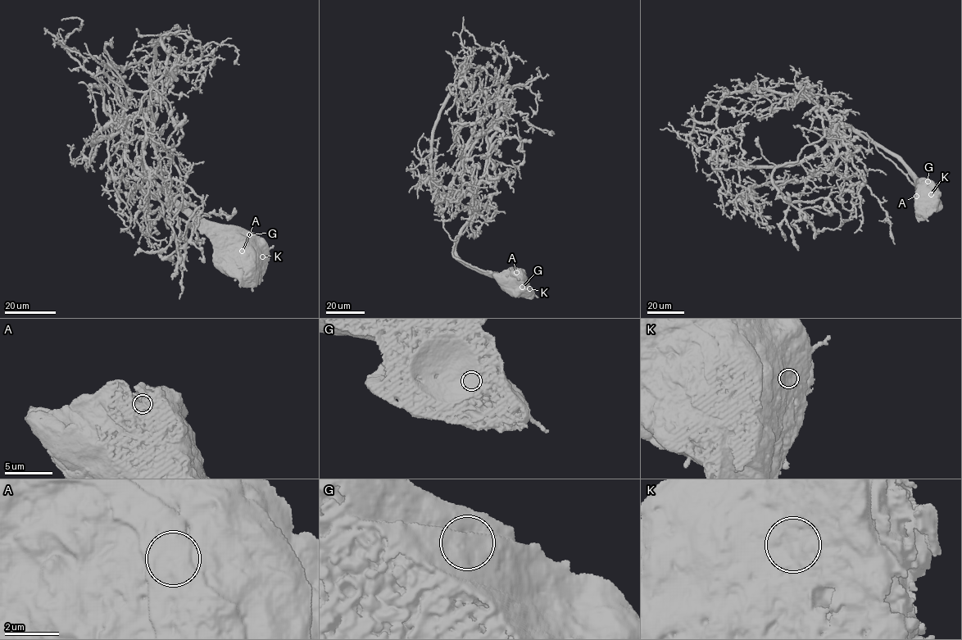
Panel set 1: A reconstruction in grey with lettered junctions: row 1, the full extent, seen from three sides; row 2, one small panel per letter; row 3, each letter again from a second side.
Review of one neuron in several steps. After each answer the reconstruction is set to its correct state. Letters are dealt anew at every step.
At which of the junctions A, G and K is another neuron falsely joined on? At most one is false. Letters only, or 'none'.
A

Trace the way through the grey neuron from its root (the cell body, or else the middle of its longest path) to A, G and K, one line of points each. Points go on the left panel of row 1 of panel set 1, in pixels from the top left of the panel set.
A: (149, 103), (156, 107), (156, 115), (142, 141), (147, 171), (170, 194), (213, 223), (242, 250)
G: (149, 103), (156, 107), (156, 115), (142, 141), (147, 171), (196, 215), (224, 226), (241, 227), (249, 234)
K: (149, 103), (156, 107), (156, 115), (142, 141), (147, 171), (196, 215), (231, 226), (262, 256)

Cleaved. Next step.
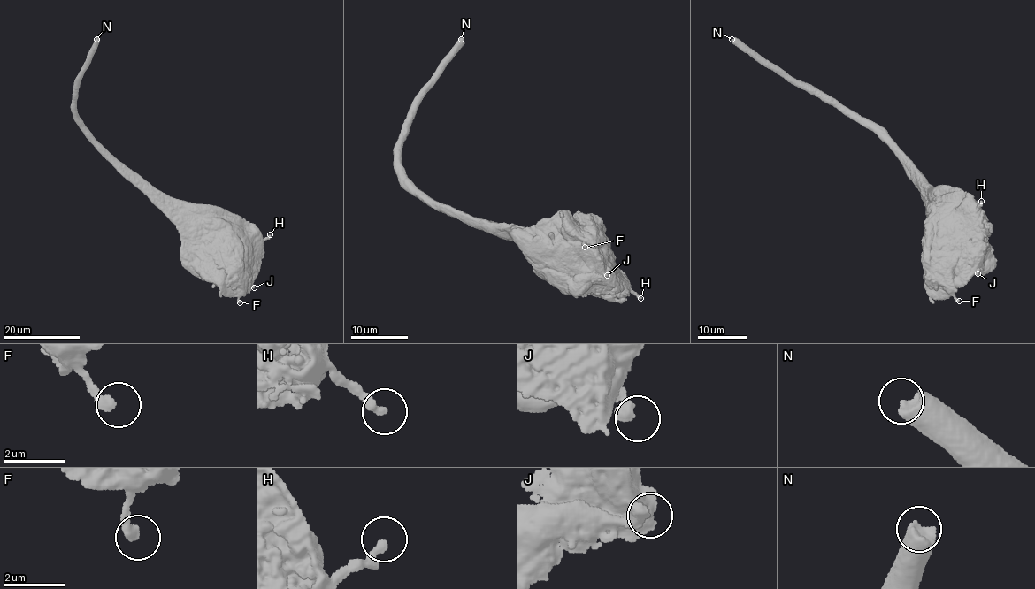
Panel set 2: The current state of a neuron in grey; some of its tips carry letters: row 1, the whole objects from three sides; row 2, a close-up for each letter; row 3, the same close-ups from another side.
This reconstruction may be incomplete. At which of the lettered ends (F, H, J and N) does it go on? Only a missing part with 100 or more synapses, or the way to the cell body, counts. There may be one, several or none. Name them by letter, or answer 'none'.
N

